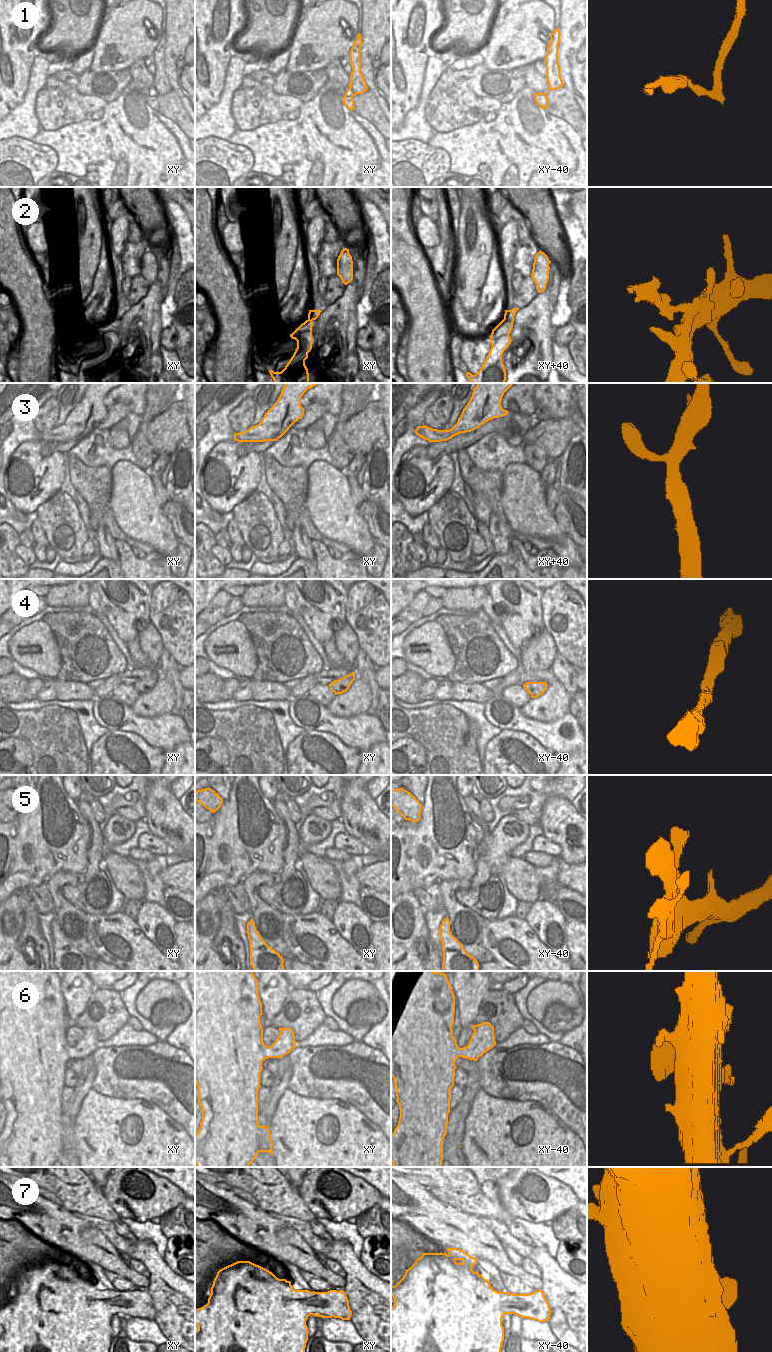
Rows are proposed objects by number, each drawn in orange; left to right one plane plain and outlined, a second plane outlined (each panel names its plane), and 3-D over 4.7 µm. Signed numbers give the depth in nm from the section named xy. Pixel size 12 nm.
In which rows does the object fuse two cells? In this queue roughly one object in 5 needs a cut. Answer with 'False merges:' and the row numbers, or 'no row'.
False merges: 1, 2

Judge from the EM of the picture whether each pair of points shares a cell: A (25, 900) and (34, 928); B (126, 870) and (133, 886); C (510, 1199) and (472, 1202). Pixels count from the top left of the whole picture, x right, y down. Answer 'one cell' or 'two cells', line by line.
A: one cell
B: one cell
C: two cells

